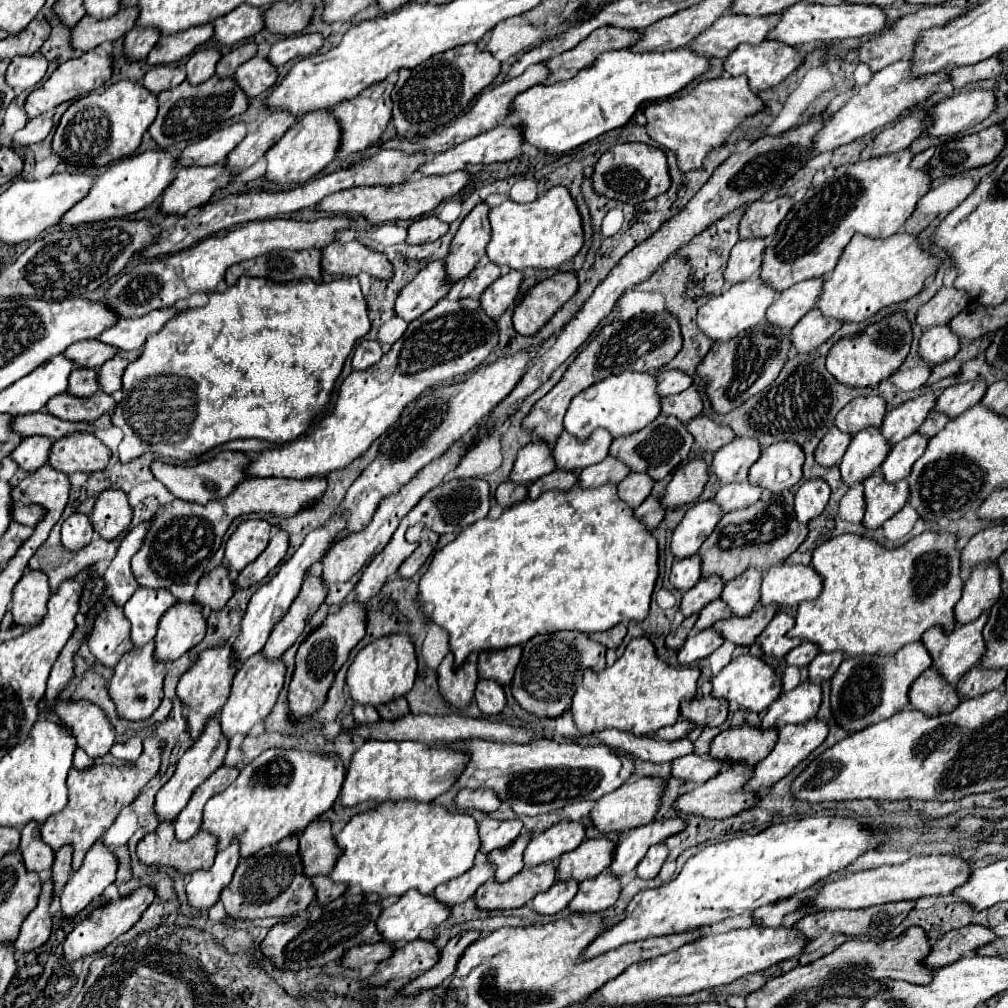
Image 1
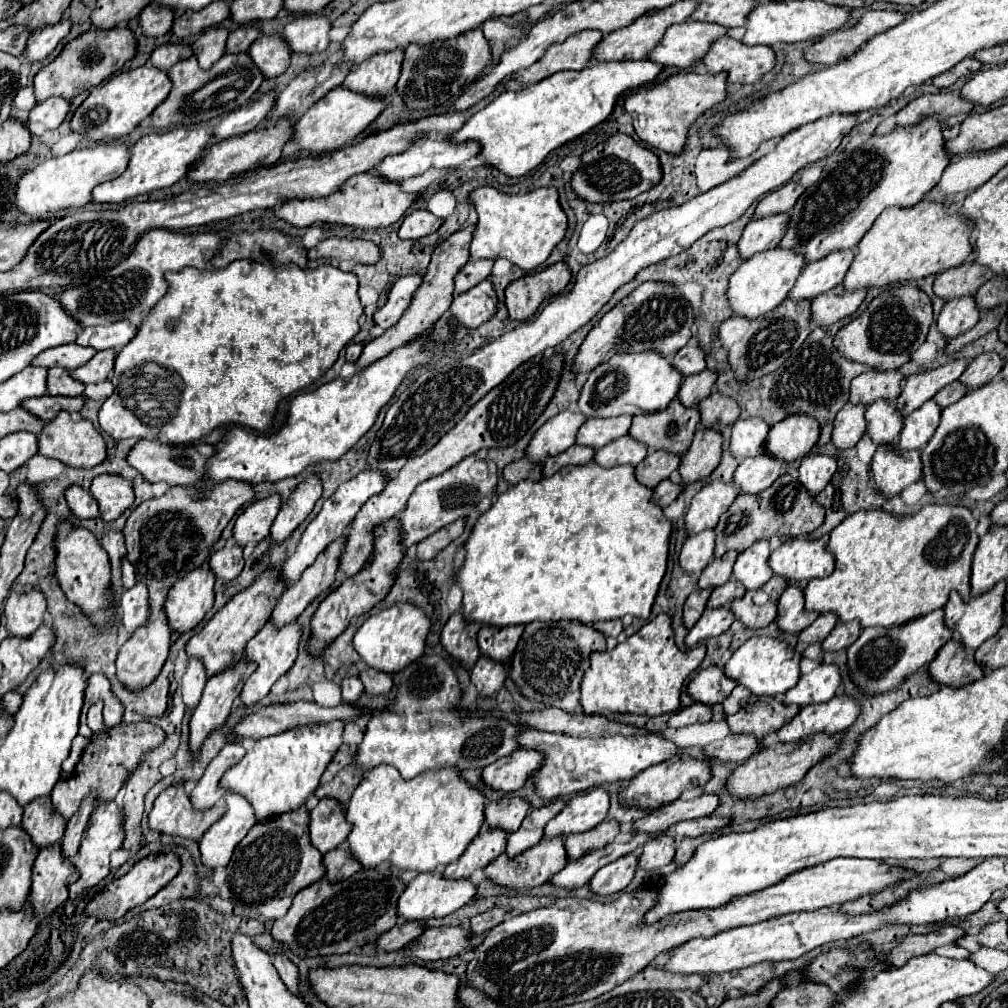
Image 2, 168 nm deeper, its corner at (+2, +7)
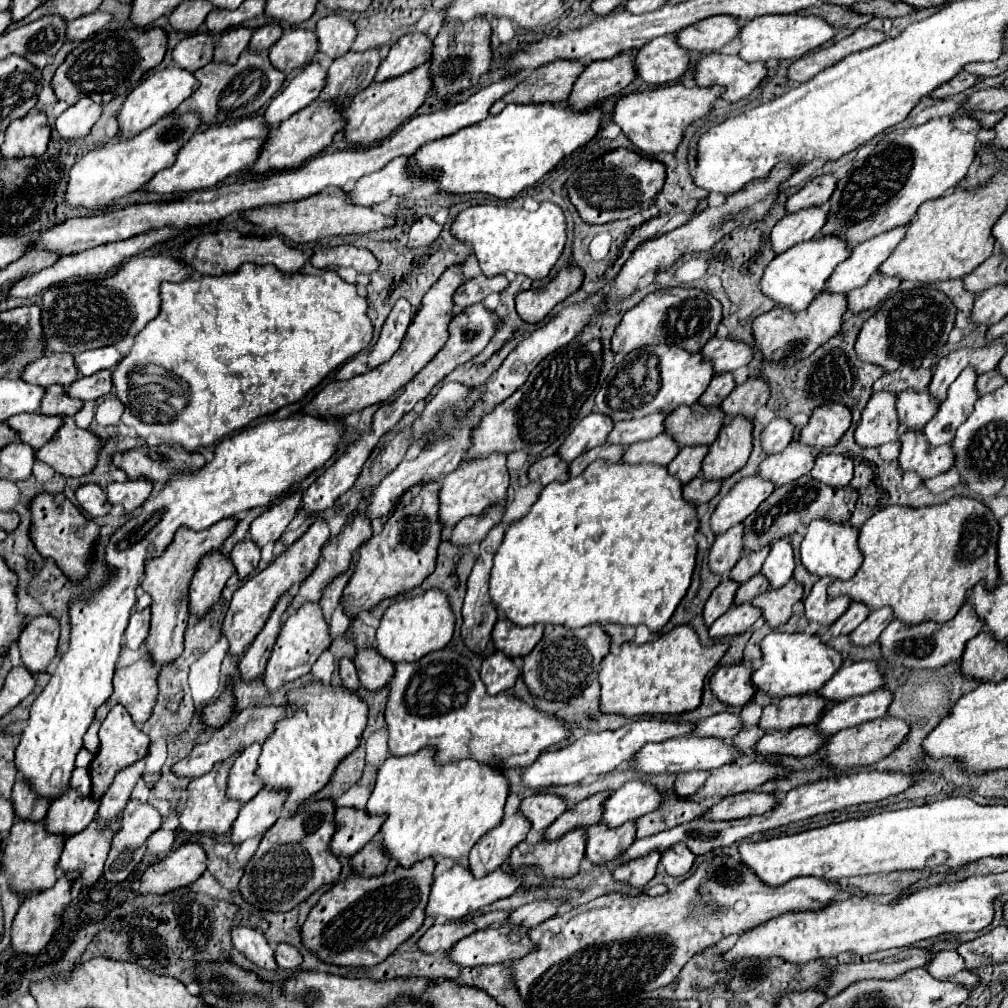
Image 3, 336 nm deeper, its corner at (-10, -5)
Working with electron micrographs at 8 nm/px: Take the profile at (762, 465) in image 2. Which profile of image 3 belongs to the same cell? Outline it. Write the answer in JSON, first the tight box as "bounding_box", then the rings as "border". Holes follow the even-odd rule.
{"bounding_box":[758,440,814,486],"border":[[[794,440],[778,454],[770,454],[760,464],[758,474],[766,476],[766,480],[772,480],[776,486],[784,486],[798,476],[804,476],[814,466],[814,448],[808,444],[802,444]]]}

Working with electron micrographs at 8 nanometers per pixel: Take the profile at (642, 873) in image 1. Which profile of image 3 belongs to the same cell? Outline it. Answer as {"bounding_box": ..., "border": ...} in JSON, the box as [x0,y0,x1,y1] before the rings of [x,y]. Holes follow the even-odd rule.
{"bounding_box":[660,842,696,876],"border":[[[678,842],[678,844],[672,844],[668,850],[662,852],[660,862],[670,876],[684,876],[692,868],[694,858],[696,856],[686,848],[686,844]]]}

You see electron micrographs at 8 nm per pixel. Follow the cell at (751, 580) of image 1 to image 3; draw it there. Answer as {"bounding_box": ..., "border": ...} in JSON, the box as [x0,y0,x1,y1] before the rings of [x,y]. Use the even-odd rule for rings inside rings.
{"bounding_box":[762,538,796,588],"border":[[[780,538],[780,540],[772,542],[770,554],[762,566],[762,572],[764,572],[764,576],[768,576],[772,588],[786,584],[792,578],[794,566],[796,566],[796,562],[794,562],[794,550],[790,544],[790,538]]]}

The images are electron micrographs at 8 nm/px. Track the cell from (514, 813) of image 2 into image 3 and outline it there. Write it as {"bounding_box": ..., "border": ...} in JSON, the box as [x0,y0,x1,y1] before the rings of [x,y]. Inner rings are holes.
{"bounding_box":[520,792,568,832],"border":[[[538,792],[534,796],[524,798],[520,810],[532,822],[534,832],[544,832],[564,810],[568,810],[568,804],[562,796],[550,792]]]}

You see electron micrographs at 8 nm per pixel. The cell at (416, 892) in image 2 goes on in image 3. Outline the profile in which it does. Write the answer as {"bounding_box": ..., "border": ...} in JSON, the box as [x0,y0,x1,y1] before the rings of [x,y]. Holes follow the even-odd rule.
{"bounding_box":[426,864,522,920],"border":[[[454,864],[450,870],[446,870],[442,876],[434,878],[430,900],[426,906],[426,914],[430,916],[446,916],[448,920],[460,920],[472,912],[478,912],[482,906],[488,906],[500,898],[512,896],[520,884],[522,884],[522,874],[518,872],[506,872],[502,868],[488,872],[482,878],[476,878],[466,864]]]}

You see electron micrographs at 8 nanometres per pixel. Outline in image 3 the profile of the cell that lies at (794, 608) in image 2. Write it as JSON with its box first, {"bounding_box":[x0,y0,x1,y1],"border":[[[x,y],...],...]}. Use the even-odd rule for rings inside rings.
{"bounding_box":[804,576,850,624],"border":[[[826,576],[826,578],[820,578],[814,588],[812,588],[812,594],[806,598],[804,606],[806,606],[806,618],[810,622],[816,622],[816,624],[832,624],[836,622],[850,606],[850,598],[848,596],[838,596],[838,598],[830,598],[826,588],[832,580]]]}

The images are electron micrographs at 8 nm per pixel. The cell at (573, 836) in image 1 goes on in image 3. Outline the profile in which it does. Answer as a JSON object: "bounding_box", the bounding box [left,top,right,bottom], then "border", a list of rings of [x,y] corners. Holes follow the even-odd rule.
{"bounding_box":[604,780,664,828],"border":[[[630,780],[604,802],[604,822],[612,828],[654,812],[664,802],[664,794],[642,780]]]}

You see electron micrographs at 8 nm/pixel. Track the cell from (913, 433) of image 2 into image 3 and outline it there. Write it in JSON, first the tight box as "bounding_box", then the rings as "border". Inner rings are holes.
{"bounding_box":[924,366,976,446],"border":[[[968,366],[948,388],[946,400],[940,404],[934,418],[924,426],[924,434],[932,446],[942,446],[954,440],[958,426],[970,416],[976,400],[976,368]]]}

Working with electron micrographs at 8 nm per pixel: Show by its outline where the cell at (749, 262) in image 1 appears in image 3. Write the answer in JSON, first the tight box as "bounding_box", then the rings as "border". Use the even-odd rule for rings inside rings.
{"bounding_box":[770,206,828,254],"border":[[[822,206],[804,208],[794,214],[788,214],[772,228],[770,238],[772,238],[774,252],[780,254],[798,242],[814,238],[822,230],[826,220],[828,220],[828,208],[824,210]]]}

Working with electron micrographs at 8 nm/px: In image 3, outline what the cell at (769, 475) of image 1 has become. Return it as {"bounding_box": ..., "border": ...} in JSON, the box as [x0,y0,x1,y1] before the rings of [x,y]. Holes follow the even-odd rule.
{"bounding_box":[800,404,852,452],"border":[[[826,404],[818,406],[810,422],[800,430],[800,442],[814,446],[818,452],[830,446],[836,446],[838,440],[852,424],[850,408],[842,404]]]}

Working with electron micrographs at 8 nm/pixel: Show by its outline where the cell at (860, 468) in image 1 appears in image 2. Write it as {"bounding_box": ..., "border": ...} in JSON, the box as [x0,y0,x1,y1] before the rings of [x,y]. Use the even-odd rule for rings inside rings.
{"bounding_box":[864,402,902,446],"border":[[[874,402],[868,406],[866,410],[866,432],[864,436],[868,436],[876,446],[888,446],[894,444],[900,428],[902,428],[902,420],[896,416],[896,408],[892,402]]]}

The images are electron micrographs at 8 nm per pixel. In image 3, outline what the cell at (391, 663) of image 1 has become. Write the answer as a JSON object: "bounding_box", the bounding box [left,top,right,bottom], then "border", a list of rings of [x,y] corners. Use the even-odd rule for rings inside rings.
{"bounding_box":[376,588,456,664],"border":[[[432,588],[422,596],[396,600],[386,608],[384,616],[380,618],[380,626],[376,630],[376,650],[394,664],[402,660],[414,662],[428,652],[444,648],[454,634],[454,626],[456,616],[450,608],[448,596],[442,590]]]}

